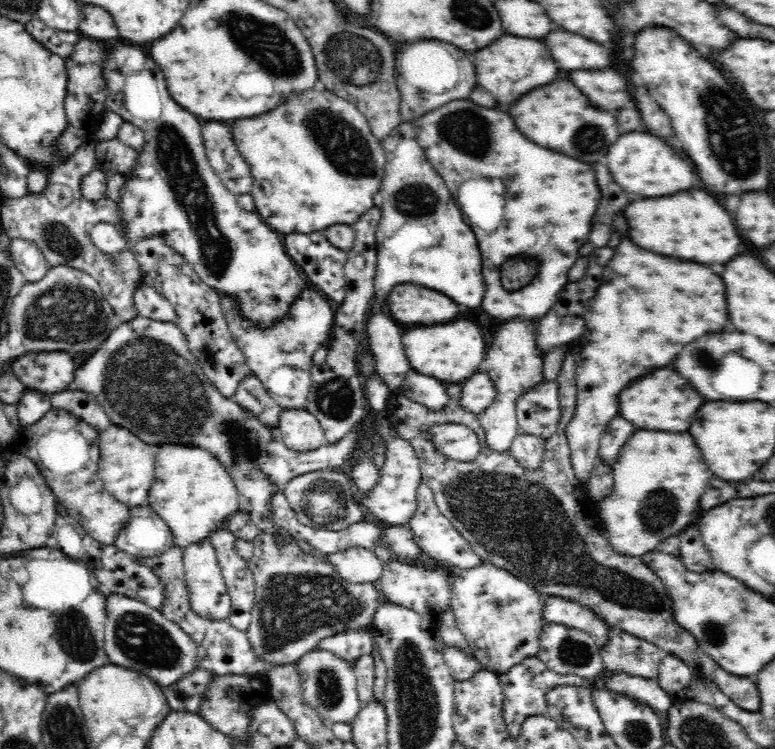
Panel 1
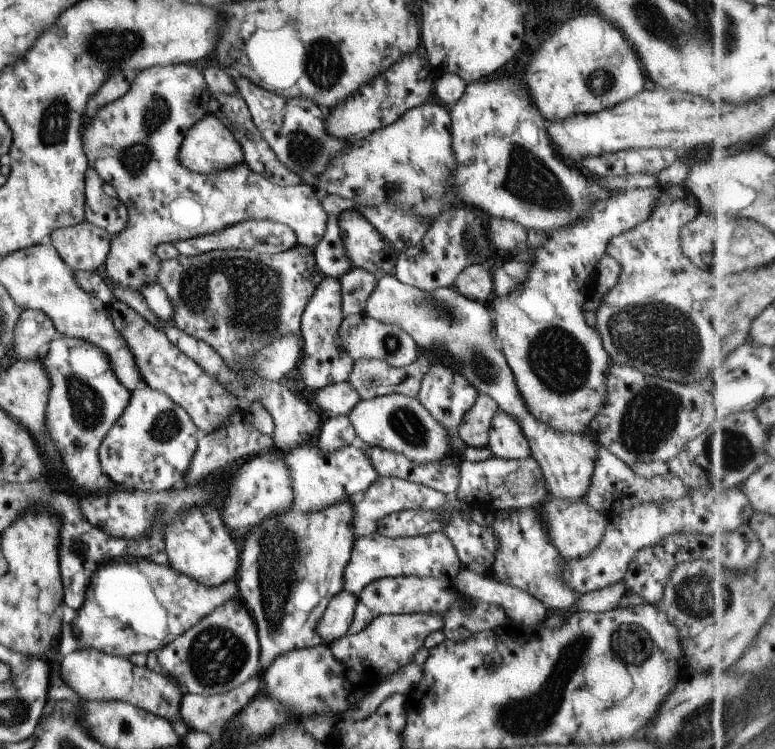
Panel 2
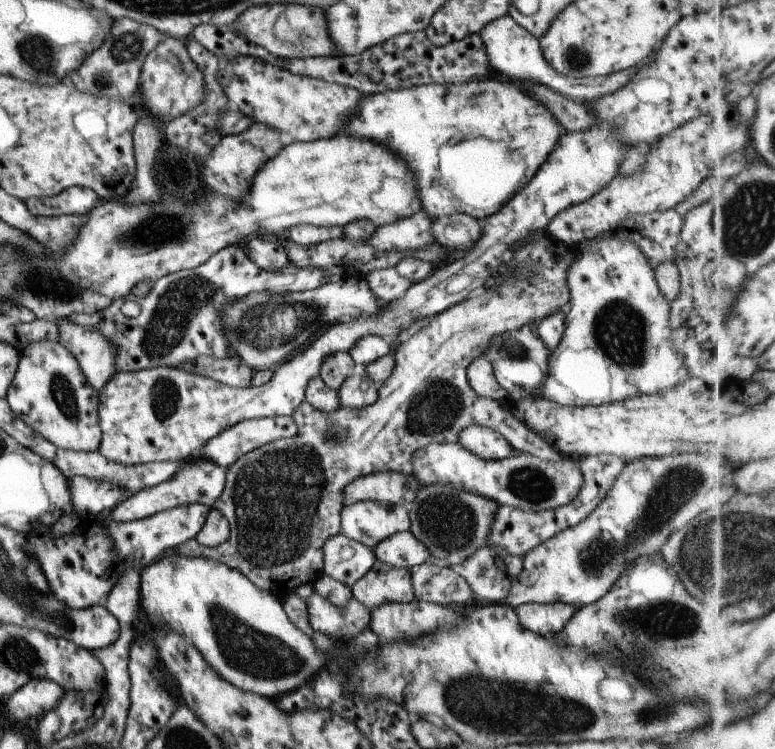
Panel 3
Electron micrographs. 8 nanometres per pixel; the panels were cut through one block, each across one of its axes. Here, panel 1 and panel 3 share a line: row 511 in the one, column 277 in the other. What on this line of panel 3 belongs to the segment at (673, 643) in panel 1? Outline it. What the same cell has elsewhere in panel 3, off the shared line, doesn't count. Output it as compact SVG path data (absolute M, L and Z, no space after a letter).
M546 231L539 240L527 238L525 242L519 242L519 246L508 253L504 269L484 288L482 294L470 296L445 312L436 314L435 318L430 317L421 328L414 329L401 341L393 354L391 376L379 385L377 400L371 406L359 410L337 407L333 412L321 412L307 401L301 402L292 412L295 435L287 440L275 440L259 446L237 458L231 466L226 466L223 492L215 504L225 506L223 516L231 526L231 536L227 542L208 548L201 546L195 538L189 538L176 546L174 552L185 558L207 557L221 562L248 578L255 588L270 592L276 598L284 597L295 592L298 586L312 584L323 574L323 542L341 533L339 512L343 508L343 488L356 478L377 472L411 475L411 458L415 450L427 444L457 442L457 434L472 424L499 432L514 452L524 452L545 462L567 460L567 457L559 454L559 450L527 430L523 422L517 422L503 405L477 396L467 382L466 368L474 358L484 356L495 336L539 322L557 310L566 310L569 302L566 274L573 257L571 246L557 242Z

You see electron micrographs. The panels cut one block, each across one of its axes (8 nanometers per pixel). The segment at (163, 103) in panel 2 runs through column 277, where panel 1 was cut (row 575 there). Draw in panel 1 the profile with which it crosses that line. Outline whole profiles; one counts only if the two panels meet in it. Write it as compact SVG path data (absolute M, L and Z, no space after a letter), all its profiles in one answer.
M209 539L192 543L192 546L183 549L183 567L192 609L207 619L227 619L231 613L231 600L218 564L216 549Z

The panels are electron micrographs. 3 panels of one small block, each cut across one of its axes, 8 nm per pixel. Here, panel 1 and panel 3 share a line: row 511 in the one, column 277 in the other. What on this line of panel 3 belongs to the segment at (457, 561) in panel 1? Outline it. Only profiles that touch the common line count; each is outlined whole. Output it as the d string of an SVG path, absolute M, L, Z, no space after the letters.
M273 416L273 418L249 418L249 420L243 420L243 422L238 422L235 426L231 428L225 428L221 430L215 438L211 438L205 446L199 448L199 452L192 455L189 459L196 457L205 458L205 460L211 460L213 464L221 466L224 469L226 466L231 466L237 458L249 454L251 450L259 448L264 444L269 444L269 442L275 442L275 440L287 440L296 434L296 426L292 416Z

